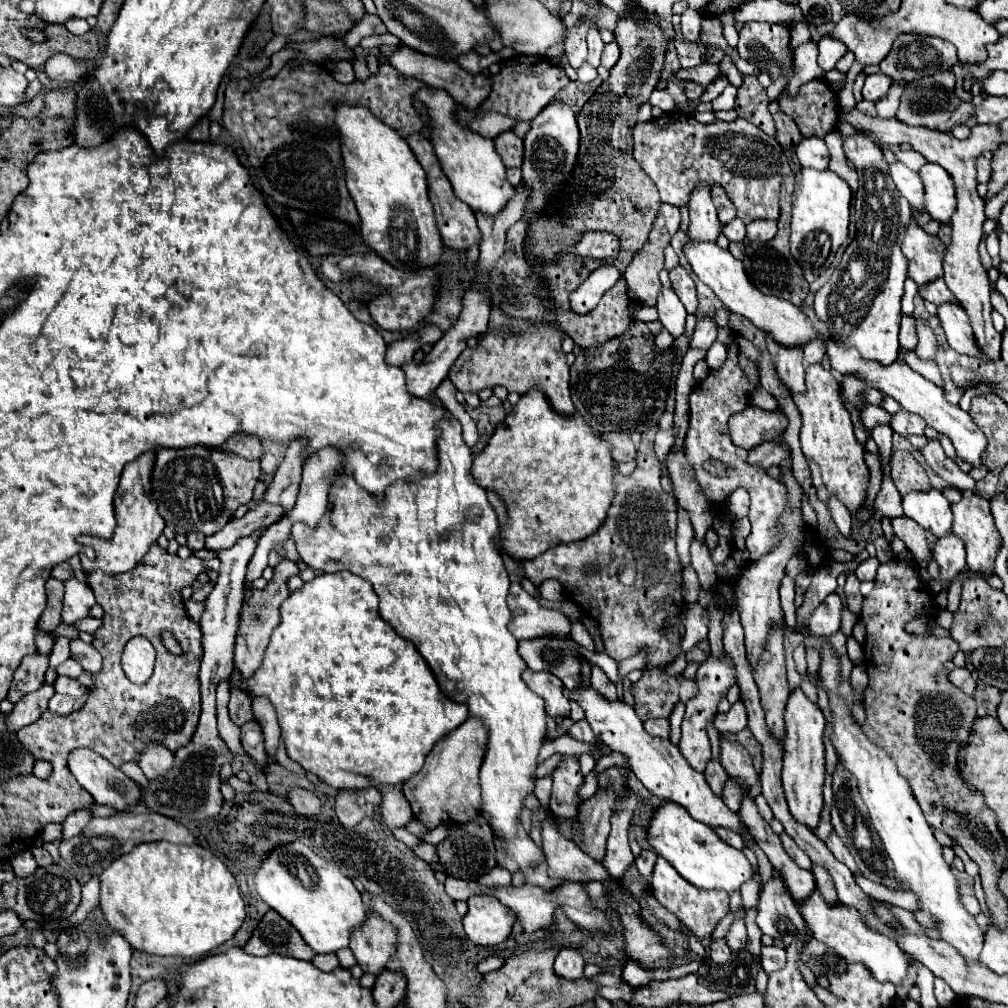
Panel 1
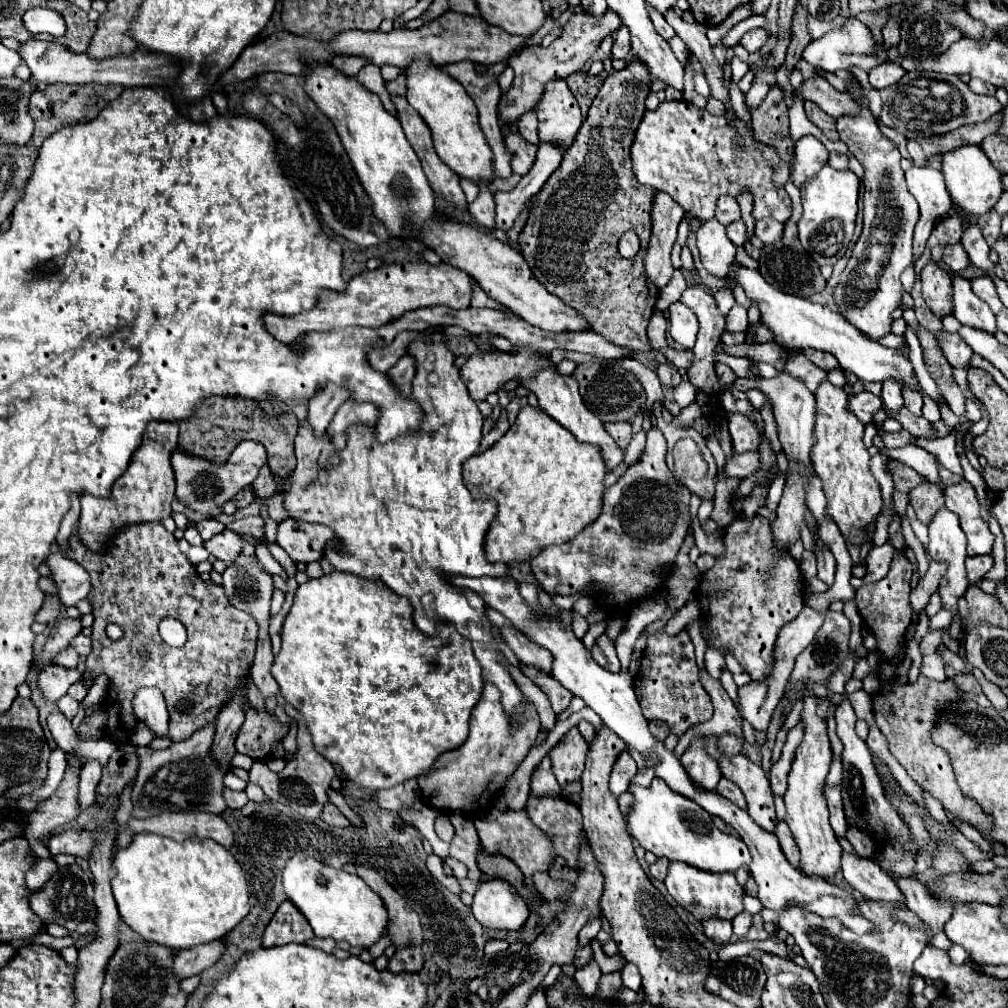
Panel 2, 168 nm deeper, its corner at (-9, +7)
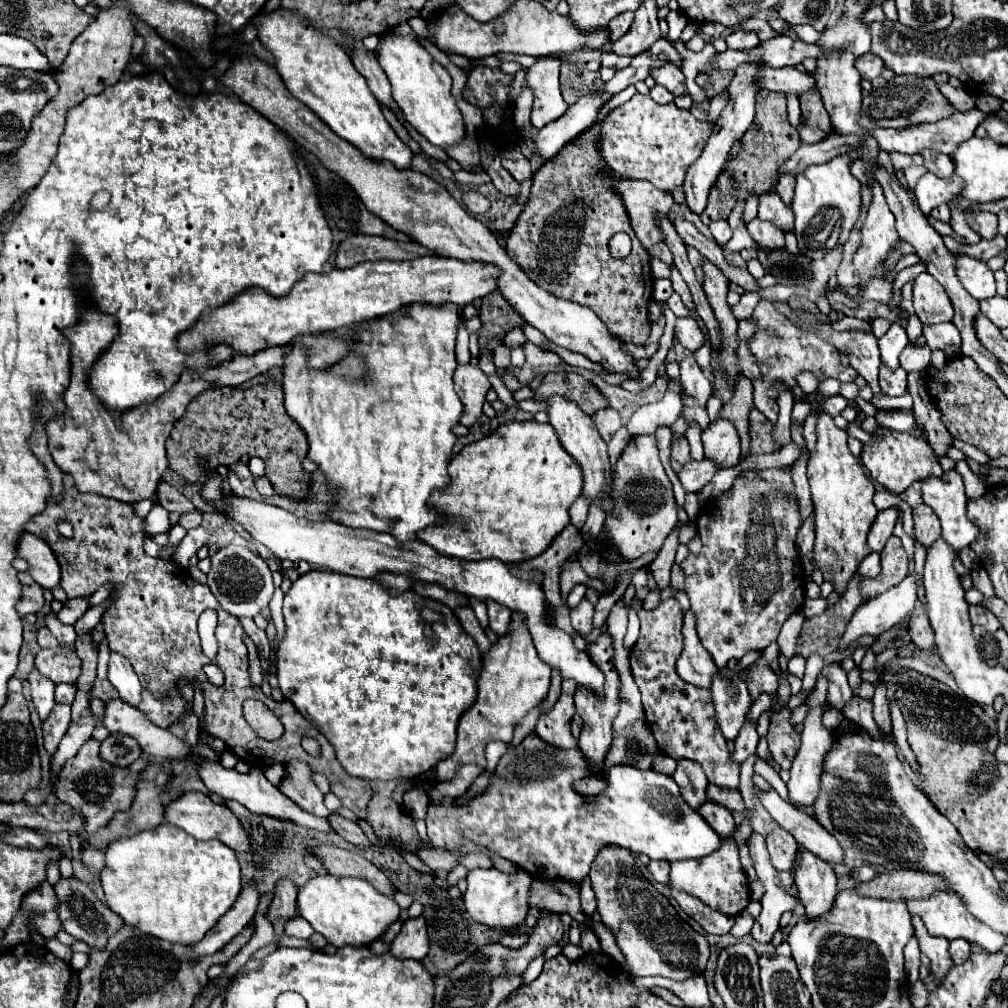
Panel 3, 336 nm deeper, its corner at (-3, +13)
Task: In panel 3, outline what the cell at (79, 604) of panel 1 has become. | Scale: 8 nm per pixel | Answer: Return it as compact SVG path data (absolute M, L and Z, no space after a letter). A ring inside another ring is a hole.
M23 533L19 537L17 555L29 563L29 573L41 587L53 589L55 585L59 585L59 577L61 577L59 563L51 547L43 539L31 533Z

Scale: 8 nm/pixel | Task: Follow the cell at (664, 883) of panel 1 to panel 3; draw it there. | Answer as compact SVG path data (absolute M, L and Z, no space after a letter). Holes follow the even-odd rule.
M725 839L723 847L719 851L713 851L711 855L703 859L689 859L689 861L673 861L671 863L671 889L685 891L697 899L701 899L707 907L735 917L739 915L751 901L749 897L749 881L741 869L737 843L733 839Z

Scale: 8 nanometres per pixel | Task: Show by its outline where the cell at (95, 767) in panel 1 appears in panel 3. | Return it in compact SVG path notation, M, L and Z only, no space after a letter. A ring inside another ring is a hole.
M33 669L33 671L27 675L27 681L29 681L29 685L31 685L31 701L33 701L33 705L37 707L39 717L41 717L41 719L47 719L47 715L51 713L51 709L53 709L53 705L55 705L55 699L53 699L55 683L51 683L51 679L39 675L37 669Z

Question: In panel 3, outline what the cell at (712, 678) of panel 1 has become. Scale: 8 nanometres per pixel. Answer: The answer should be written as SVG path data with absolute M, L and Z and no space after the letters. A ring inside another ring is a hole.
M679 759L673 779L679 785L681 795L691 809L699 809L707 801L707 797L705 797L707 777L703 775L703 769L699 767L699 763Z

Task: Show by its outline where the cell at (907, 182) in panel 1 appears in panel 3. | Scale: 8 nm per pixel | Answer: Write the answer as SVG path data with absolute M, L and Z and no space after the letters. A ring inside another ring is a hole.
M925 173L915 187L915 197L921 213L929 217L931 211L941 203L949 203L951 199L959 197L959 187L963 187L963 183L959 183L957 175L953 175L951 179L939 179L937 175Z

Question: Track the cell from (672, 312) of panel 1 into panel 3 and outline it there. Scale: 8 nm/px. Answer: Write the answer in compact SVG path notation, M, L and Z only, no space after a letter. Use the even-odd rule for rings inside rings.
M691 317L689 319L677 319L675 333L677 333L677 341L689 351L697 351L705 343L705 335L703 335L701 327Z

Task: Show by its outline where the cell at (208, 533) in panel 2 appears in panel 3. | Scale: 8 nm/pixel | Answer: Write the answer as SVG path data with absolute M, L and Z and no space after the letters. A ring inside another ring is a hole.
M191 511L191 513L185 513L185 515L181 515L181 519L179 519L179 525L181 525L181 527L185 527L185 529L199 527L199 525L201 525L201 513L199 513L199 511Z

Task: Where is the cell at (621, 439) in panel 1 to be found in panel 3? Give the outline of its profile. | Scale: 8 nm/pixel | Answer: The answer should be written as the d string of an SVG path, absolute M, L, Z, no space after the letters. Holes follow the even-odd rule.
M611 407L599 409L599 411L593 415L593 423L595 423L595 427L597 427L597 431L601 433L601 437L603 437L605 443L609 443L611 437L615 435L615 431L621 427L619 413L615 413Z

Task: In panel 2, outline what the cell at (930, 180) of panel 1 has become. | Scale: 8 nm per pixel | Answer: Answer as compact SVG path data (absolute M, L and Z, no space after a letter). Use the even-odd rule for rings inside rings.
M961 147L957 151L943 153L941 173L945 175L945 185L947 185L947 191L955 203L955 207L963 209L969 215L987 213L989 209L993 209L993 205L997 203L997 199L1003 193L1001 173L991 165L987 155L979 147Z

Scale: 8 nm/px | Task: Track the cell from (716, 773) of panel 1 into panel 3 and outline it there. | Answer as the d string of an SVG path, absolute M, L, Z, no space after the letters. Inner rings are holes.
M719 669L715 683L711 683L711 693L719 727L725 739L733 741L743 727L745 715L753 703L747 693L747 683L743 683L743 679L739 679L739 675L731 669Z

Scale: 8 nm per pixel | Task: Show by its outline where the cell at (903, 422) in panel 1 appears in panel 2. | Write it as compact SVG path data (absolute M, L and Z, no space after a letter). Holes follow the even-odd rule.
M911 389L903 391L903 399L905 399L905 407L913 413L913 415L921 415L923 409L923 397Z

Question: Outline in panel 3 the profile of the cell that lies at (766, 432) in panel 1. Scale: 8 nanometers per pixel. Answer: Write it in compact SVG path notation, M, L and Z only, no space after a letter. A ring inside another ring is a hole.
M727 419L713 421L701 435L705 457L719 463L719 469L735 467L741 461L739 435Z

